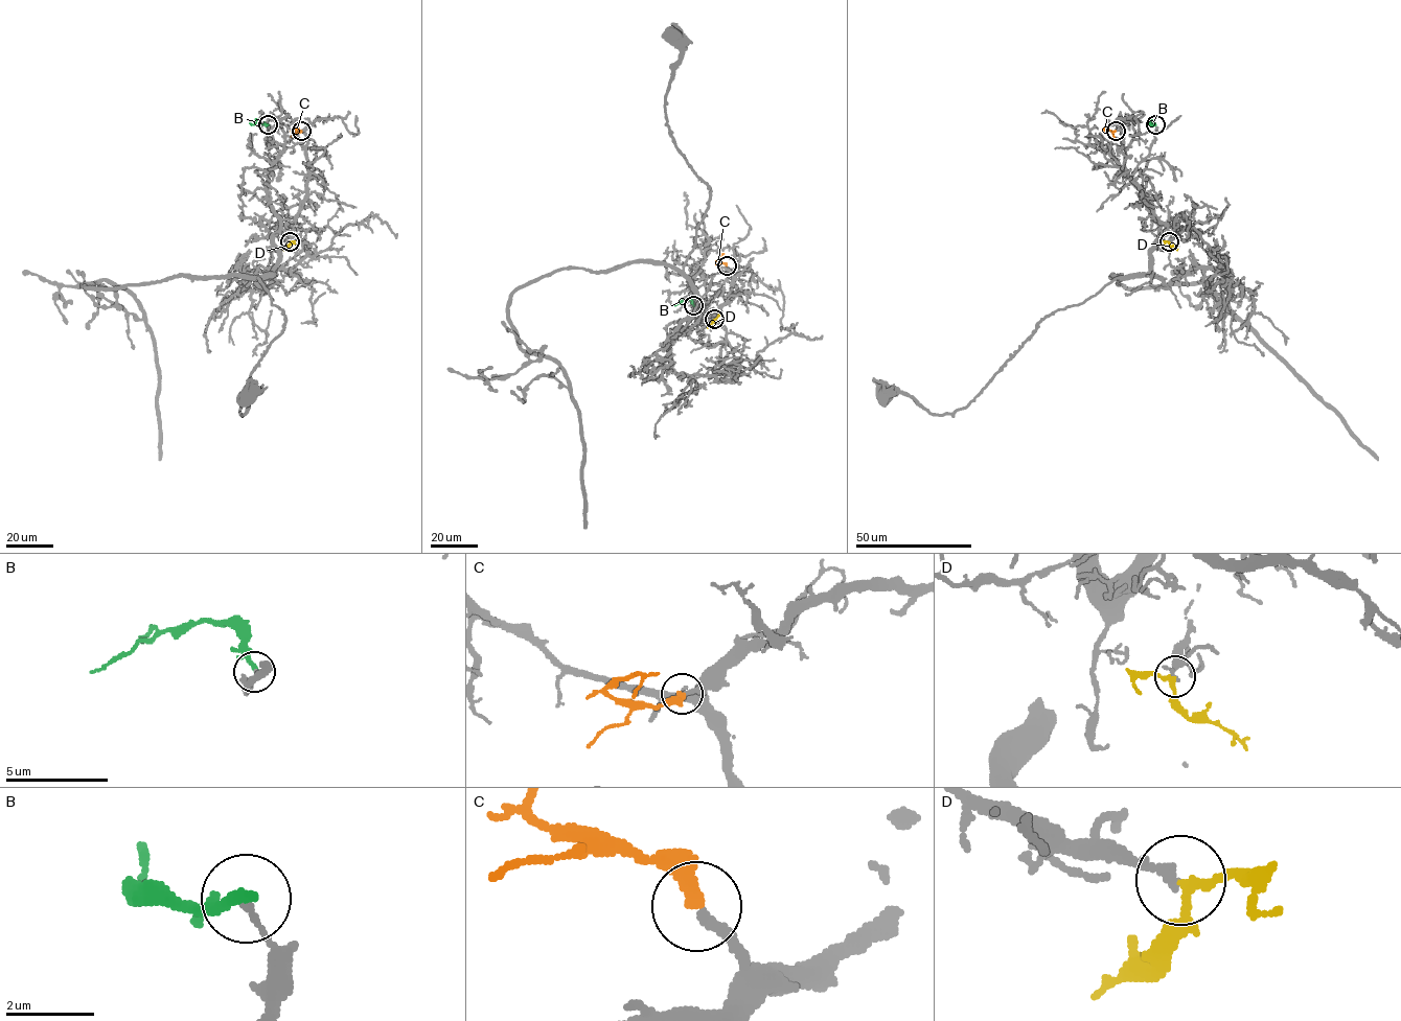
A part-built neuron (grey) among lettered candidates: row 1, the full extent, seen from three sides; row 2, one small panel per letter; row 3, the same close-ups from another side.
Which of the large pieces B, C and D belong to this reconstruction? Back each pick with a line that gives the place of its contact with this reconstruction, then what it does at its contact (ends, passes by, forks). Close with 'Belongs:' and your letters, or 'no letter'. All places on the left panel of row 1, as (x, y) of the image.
C: meets grey at (301, 131); it ends there
D: meets grey at (290, 241); it passes by
Belongs: C, D

